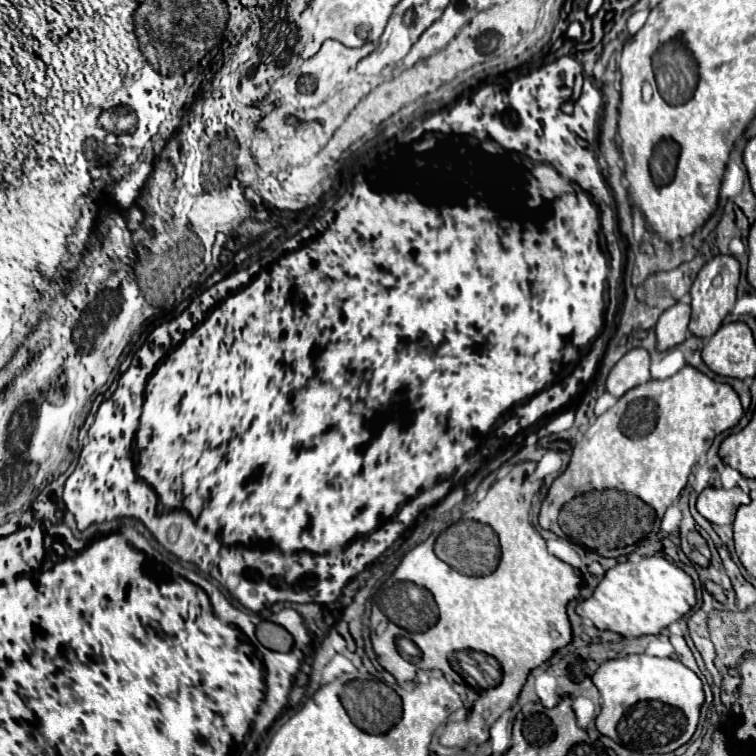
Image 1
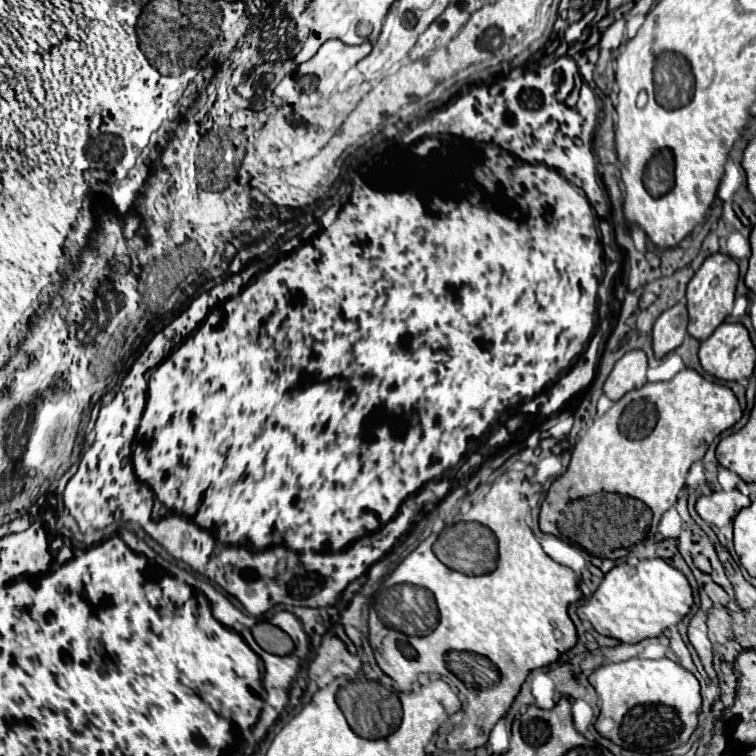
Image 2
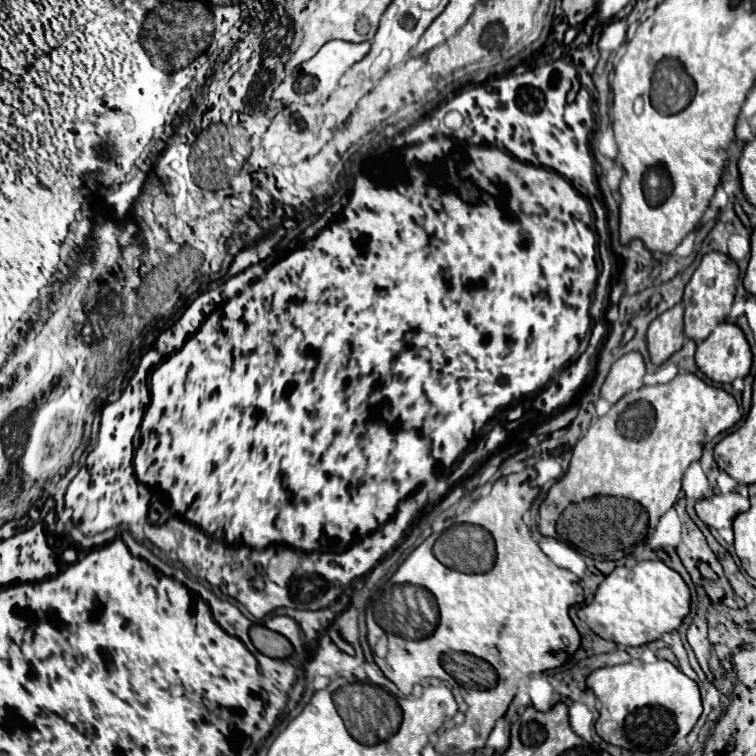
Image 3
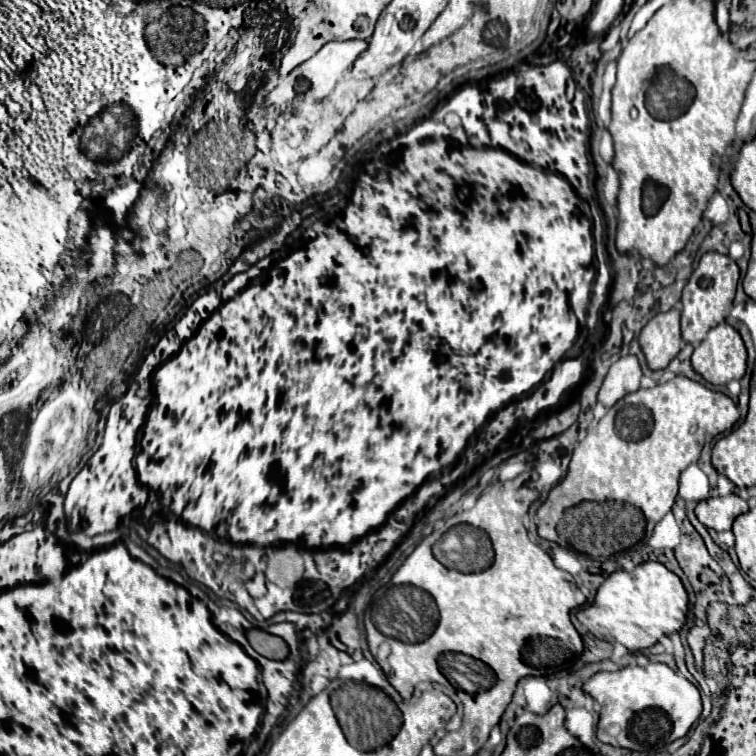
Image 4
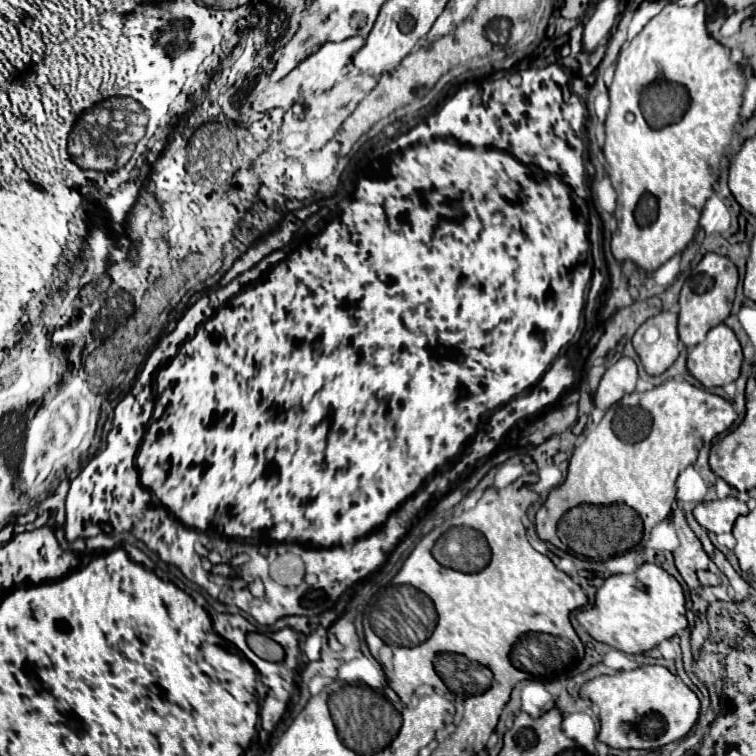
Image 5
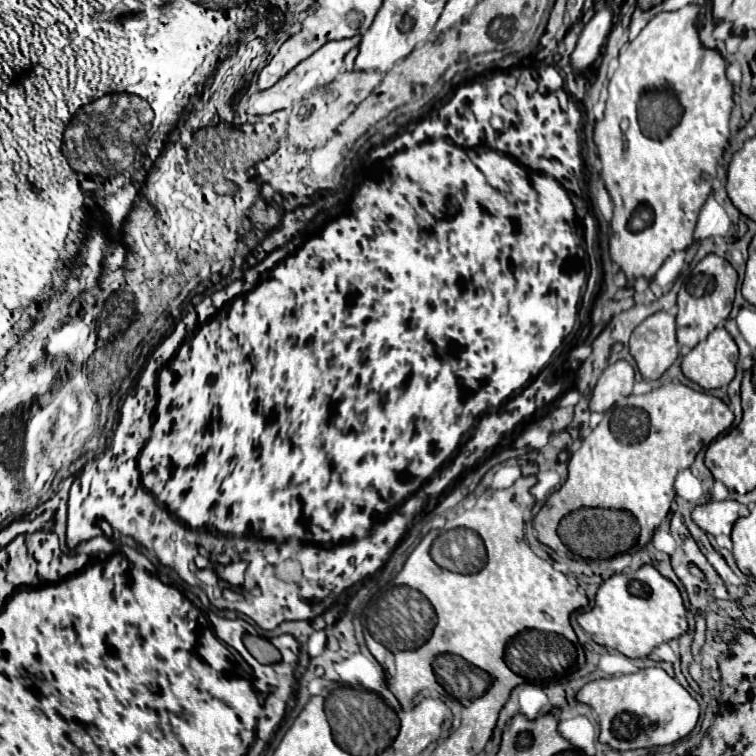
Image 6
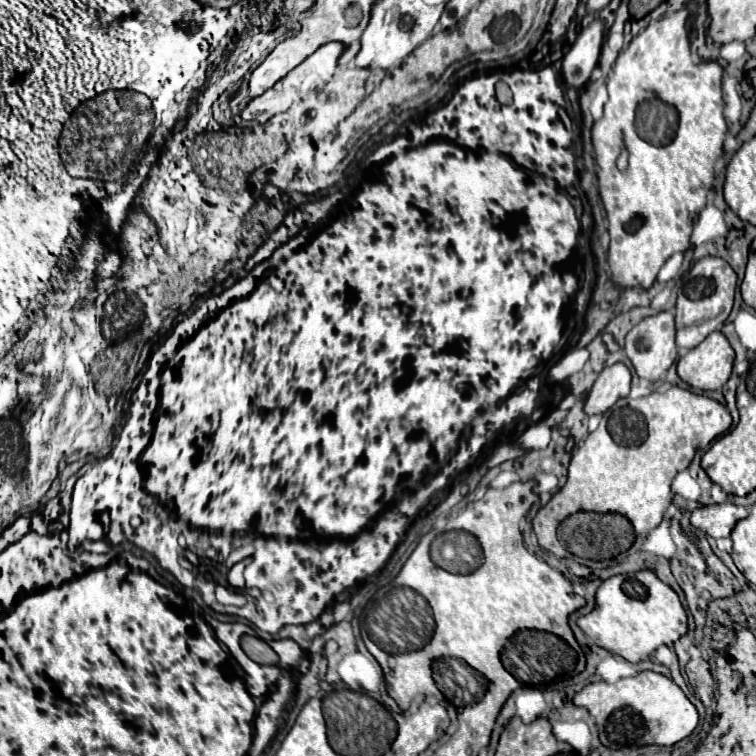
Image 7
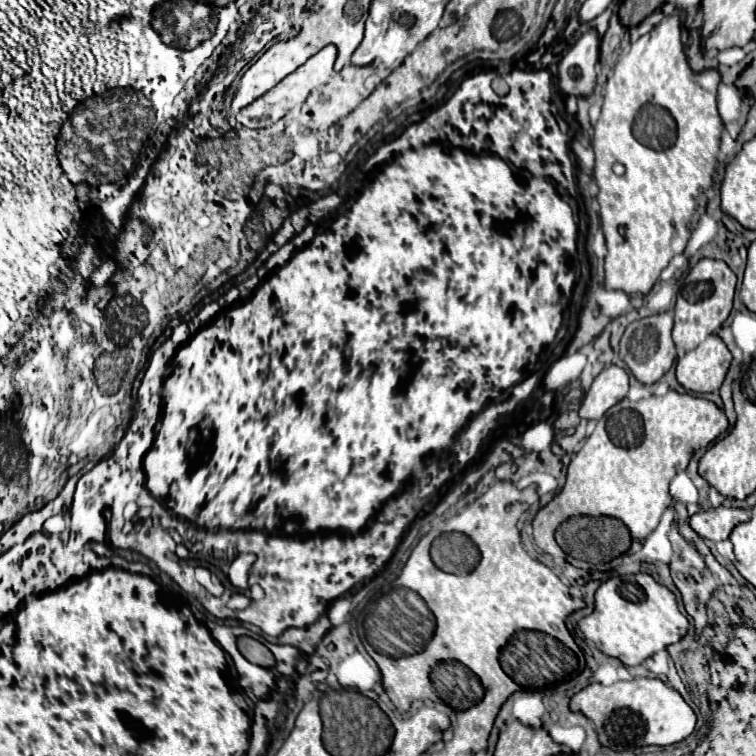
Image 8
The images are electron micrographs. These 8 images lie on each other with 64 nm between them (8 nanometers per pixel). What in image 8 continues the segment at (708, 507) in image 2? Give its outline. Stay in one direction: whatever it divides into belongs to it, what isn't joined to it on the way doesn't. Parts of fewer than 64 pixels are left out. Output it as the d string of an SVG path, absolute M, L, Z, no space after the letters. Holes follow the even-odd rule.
M718 506L718 508L696 512L690 518L690 526L702 538L708 538L712 542L720 542L720 540L726 540L730 536L734 526L748 522L748 520L750 520L750 516L746 510Z

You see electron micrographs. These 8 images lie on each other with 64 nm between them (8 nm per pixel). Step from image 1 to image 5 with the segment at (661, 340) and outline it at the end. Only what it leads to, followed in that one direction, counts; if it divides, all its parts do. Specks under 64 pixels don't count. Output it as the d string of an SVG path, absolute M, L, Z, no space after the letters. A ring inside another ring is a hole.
M660 312L648 318L632 338L634 350L650 376L660 376L666 372L680 354L676 320L676 312Z

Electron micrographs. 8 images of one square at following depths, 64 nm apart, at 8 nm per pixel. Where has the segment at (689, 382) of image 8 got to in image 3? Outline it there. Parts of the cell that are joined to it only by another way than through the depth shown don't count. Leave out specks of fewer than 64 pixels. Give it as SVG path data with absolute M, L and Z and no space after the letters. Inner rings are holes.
M722 322L718 324L710 336L698 344L696 348L696 366L704 372L704 376L708 376L714 382L720 384L730 384L734 378L744 378L750 372L750 364L752 364L752 354L750 354L750 346L742 334L742 330L734 324Z

